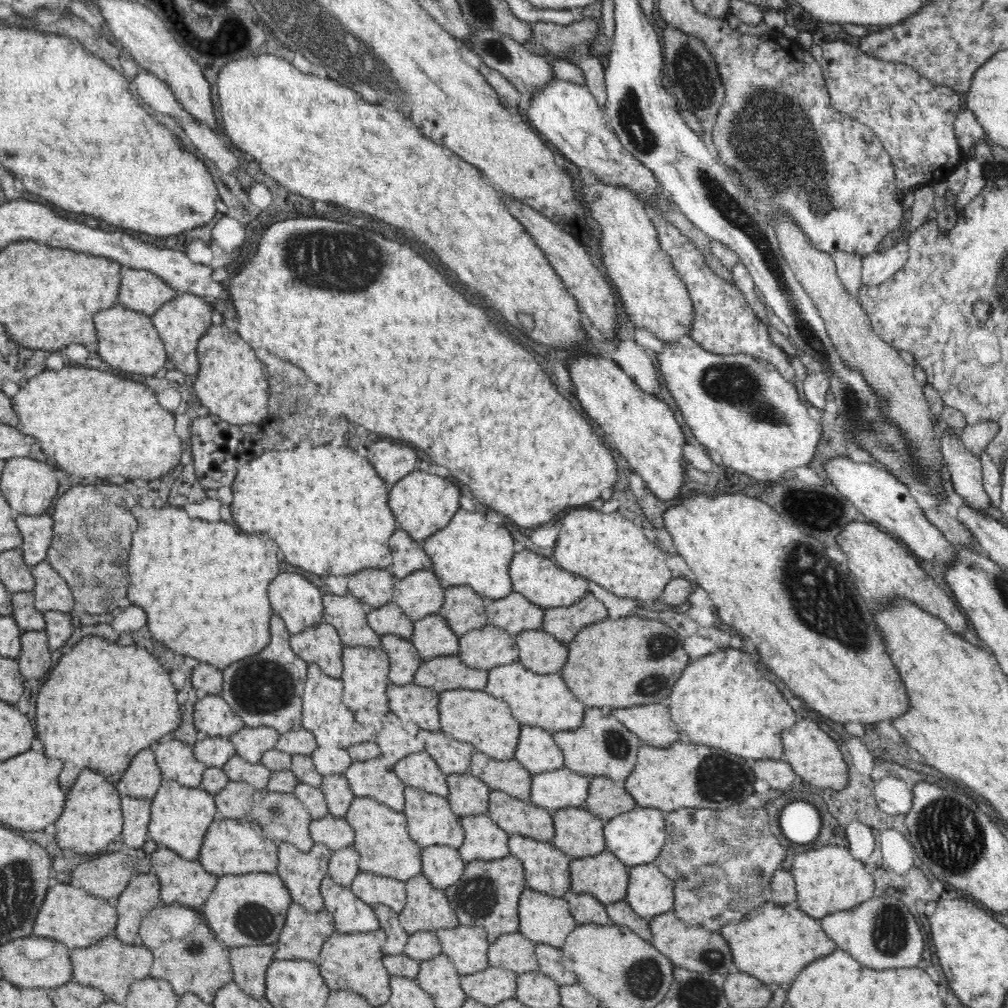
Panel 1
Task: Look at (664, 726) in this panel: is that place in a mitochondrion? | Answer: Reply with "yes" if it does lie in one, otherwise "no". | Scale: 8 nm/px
no

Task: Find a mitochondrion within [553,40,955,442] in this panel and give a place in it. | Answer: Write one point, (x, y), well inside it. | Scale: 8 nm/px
(768, 137)

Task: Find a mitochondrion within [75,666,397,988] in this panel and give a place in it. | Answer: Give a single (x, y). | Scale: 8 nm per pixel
(253, 920)

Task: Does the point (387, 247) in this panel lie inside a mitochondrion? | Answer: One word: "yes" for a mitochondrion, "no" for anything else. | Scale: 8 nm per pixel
yes

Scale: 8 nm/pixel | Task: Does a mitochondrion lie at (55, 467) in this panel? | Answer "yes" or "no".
no

